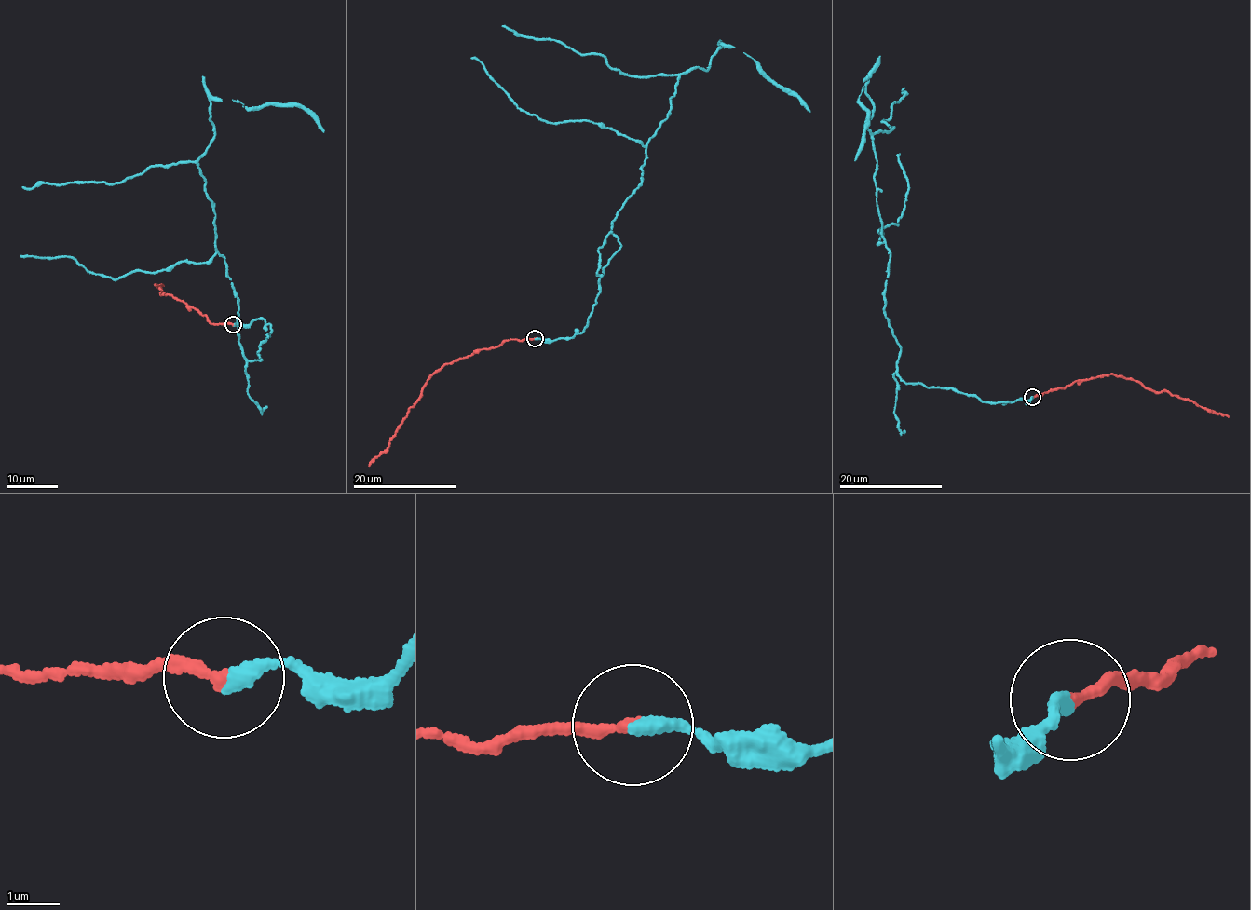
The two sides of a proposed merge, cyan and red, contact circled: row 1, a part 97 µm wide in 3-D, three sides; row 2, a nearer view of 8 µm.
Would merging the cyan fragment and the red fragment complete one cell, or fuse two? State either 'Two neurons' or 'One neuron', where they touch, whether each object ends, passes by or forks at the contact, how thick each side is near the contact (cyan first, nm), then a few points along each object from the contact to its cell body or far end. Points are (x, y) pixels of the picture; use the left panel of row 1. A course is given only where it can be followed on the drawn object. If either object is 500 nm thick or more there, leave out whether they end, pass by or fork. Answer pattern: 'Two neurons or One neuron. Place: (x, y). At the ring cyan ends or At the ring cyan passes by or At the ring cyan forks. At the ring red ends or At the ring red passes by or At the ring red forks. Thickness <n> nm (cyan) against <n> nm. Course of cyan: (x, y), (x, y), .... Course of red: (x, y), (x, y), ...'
Two neurons. Place: (233, 324). At the ring cyan ends. At the ring red ends. Thickness 320 nm (cyan) against 220 nm. Course of cyan: (234, 324), (270, 326), (262, 359), (238, 341), (198, 167), (210, 100), (298, 106), (323, 132). Course of red: (233, 324), (210, 323), (205, 316), (182, 301), (160, 292), (164, 292), (159, 289), (161, 284), (155, 285)

